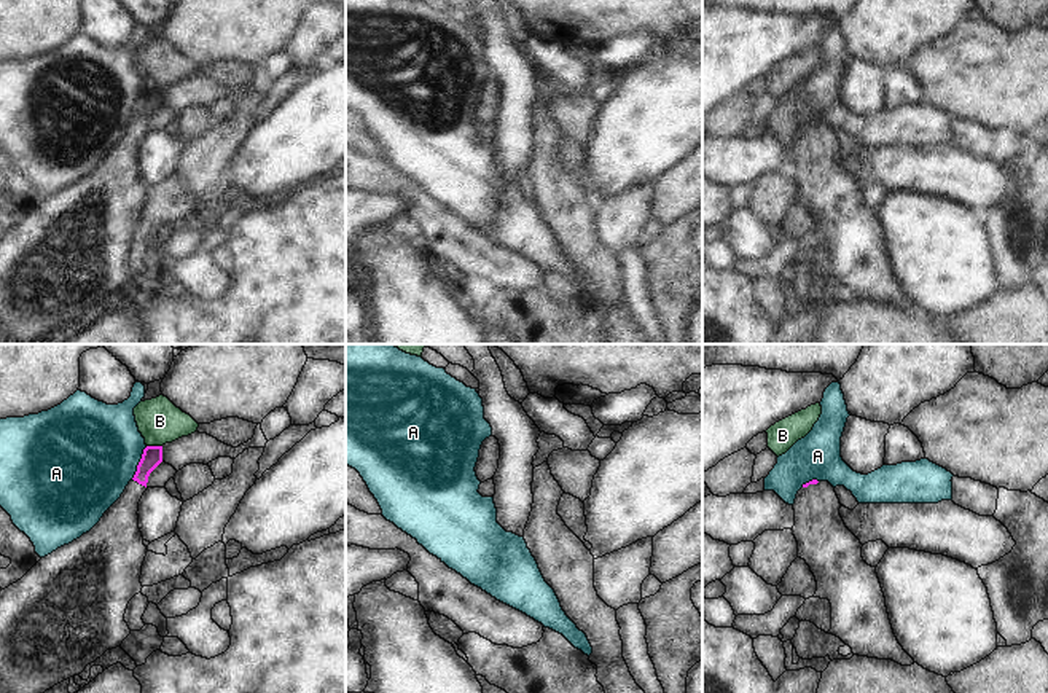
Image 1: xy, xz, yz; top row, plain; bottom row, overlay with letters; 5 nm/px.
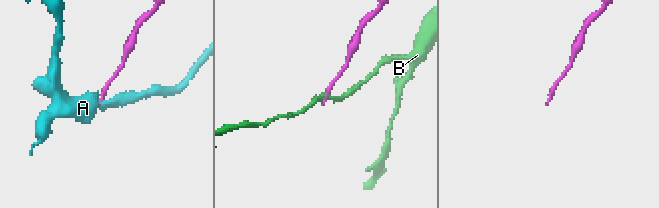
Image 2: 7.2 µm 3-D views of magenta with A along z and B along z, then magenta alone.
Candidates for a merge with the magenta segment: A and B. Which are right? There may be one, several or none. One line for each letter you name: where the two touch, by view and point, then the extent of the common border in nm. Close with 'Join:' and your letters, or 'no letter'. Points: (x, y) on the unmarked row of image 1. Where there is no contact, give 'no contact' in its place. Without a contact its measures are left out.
Join: no letter

